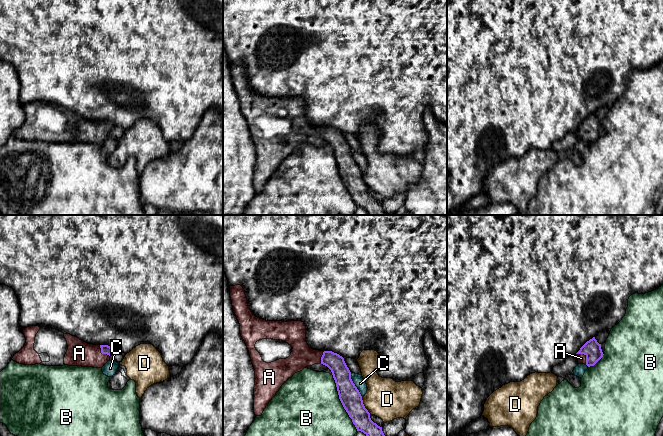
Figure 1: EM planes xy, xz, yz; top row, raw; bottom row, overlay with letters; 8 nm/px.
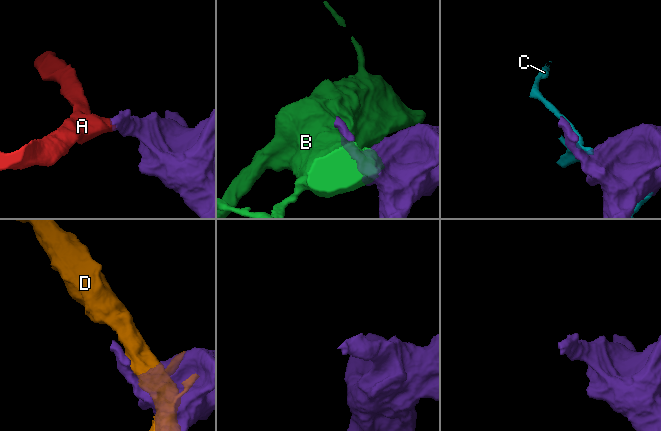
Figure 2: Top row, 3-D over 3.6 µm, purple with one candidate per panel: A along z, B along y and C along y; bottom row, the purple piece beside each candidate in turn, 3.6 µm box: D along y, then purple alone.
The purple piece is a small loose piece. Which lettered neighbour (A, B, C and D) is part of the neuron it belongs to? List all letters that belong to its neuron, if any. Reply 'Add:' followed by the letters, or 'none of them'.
Add: A

